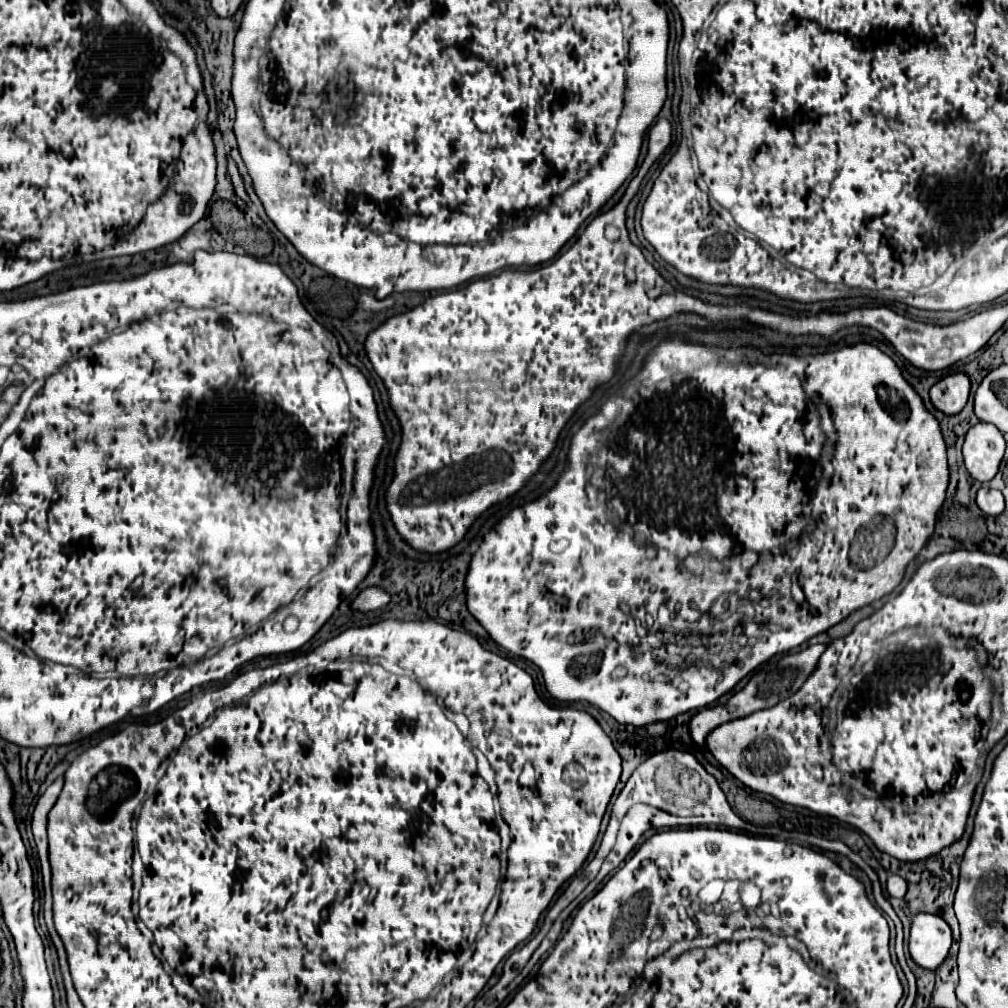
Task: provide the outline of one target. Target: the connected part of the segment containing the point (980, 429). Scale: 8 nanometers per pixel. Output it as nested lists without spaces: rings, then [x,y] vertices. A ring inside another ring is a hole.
[[[988,423],[974,425],[966,433],[966,441],[962,447],[968,473],[976,481],[988,483],[1000,469],[1004,449],[1006,449],[1004,435],[994,425]]]

